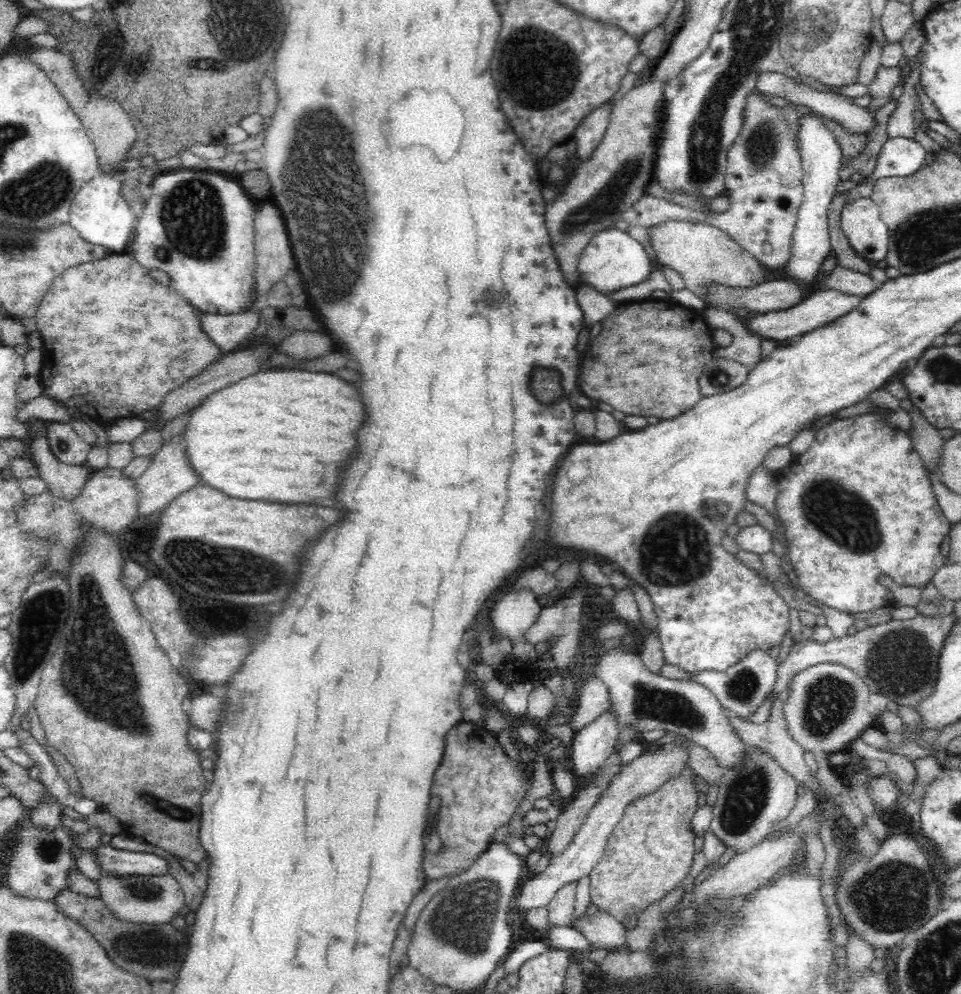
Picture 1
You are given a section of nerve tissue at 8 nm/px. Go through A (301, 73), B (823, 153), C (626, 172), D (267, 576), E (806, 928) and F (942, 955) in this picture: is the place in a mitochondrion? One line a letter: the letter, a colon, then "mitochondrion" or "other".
A: other
B: other
C: mitochondrion
D: mitochondrion
E: other
F: mitochondrion

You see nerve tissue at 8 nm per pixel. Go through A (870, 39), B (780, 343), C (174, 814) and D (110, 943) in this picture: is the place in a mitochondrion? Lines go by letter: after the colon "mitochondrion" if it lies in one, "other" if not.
A: other
B: other
C: mitochondrion
D: other

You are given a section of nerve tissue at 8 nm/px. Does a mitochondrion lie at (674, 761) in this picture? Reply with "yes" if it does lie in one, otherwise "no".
no

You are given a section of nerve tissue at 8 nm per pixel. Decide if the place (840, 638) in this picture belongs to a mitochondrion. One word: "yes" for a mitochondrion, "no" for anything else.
no

